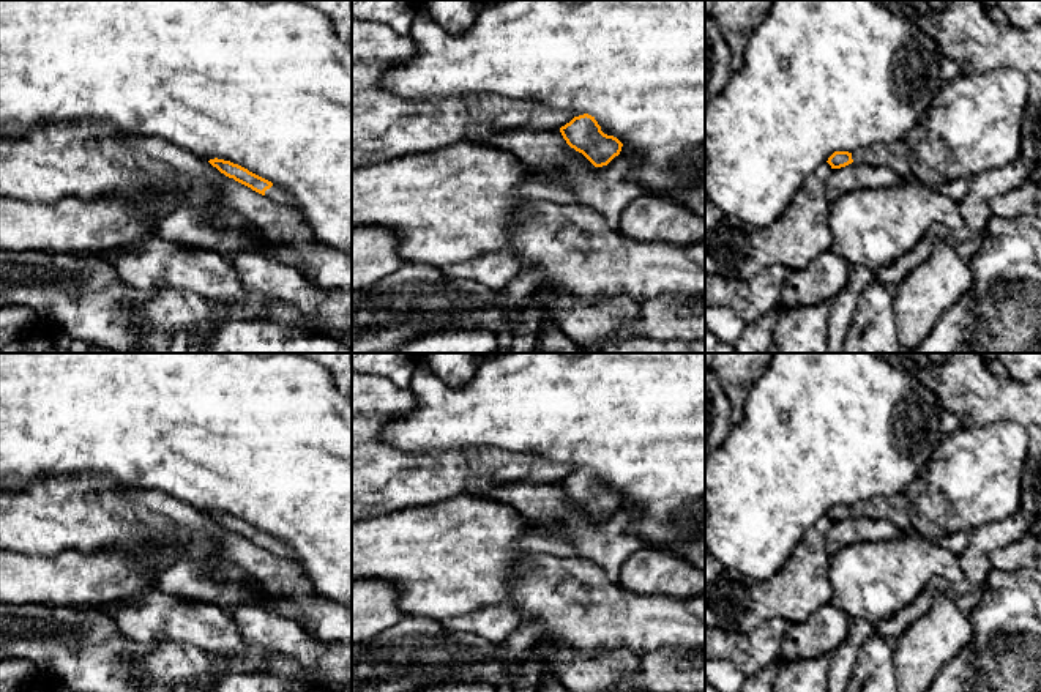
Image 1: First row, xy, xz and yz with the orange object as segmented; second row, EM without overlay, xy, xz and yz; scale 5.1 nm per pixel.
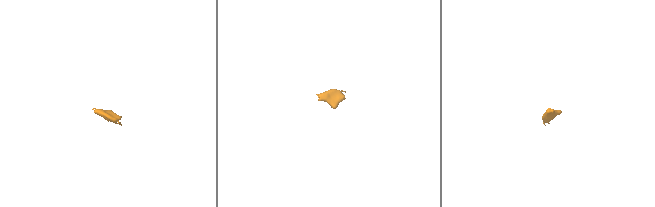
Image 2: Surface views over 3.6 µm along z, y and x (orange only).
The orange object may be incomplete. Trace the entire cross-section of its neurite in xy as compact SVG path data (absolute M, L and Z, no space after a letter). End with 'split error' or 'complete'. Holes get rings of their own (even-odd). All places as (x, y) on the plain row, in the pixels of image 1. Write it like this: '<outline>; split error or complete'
M218 511L210 512L208 515L226 530L233 531L235 534L251 541L252 544L267 549L274 555L293 560L293 552L285 544L282 544L279 539L274 539L271 534L249 525L248 522Z; split error

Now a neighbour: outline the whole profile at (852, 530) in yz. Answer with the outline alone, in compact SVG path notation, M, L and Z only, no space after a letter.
M852 515L841 522L833 522L825 541L826 553L836 555L842 549L856 542L880 542L896 538L907 538L912 533L902 531L885 519L866 519Z

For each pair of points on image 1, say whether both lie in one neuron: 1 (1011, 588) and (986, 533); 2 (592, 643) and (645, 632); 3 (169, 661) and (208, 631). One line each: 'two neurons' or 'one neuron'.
1: two neurons
2: one neuron
3: two neurons

